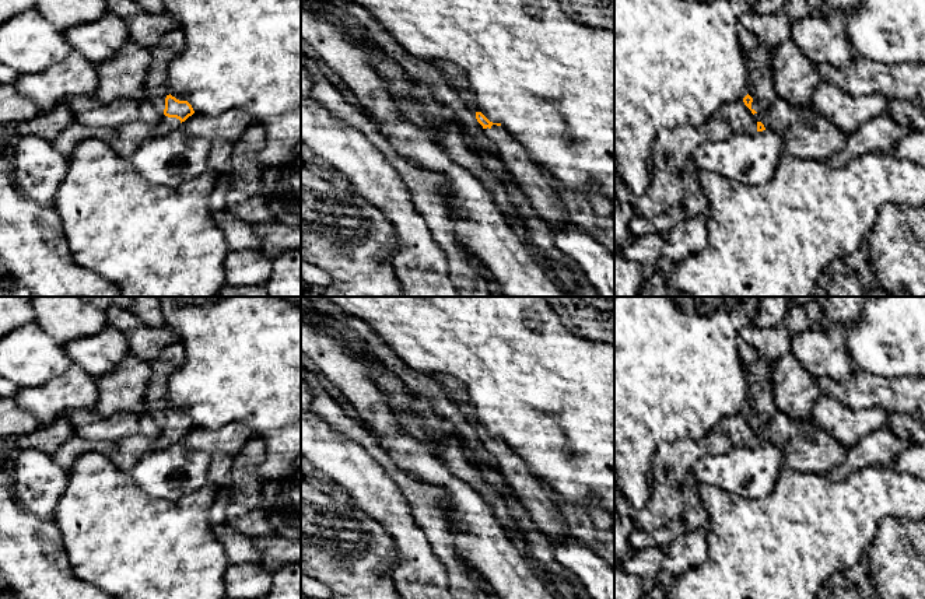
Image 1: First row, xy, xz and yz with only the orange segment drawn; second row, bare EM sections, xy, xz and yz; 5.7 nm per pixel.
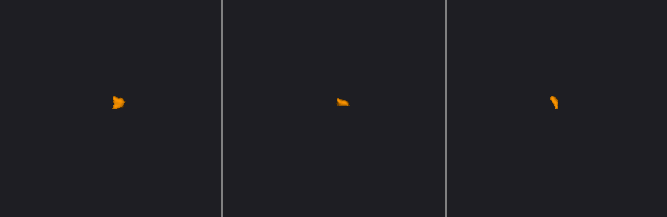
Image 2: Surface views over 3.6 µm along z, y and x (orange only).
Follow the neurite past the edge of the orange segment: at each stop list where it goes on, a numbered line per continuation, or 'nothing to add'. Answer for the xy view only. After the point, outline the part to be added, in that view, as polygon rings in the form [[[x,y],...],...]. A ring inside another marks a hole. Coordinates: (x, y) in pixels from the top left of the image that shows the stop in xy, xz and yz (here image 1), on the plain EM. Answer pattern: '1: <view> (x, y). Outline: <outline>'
1: xy (167, 438). Outline: [[[164,428],[162,434],[153,442],[153,446],[162,448],[181,441],[181,434]]]

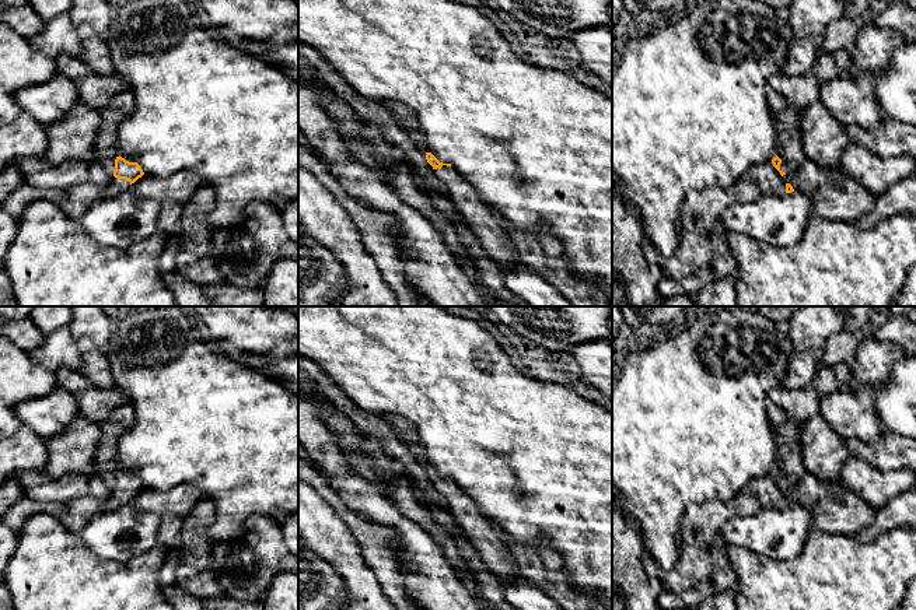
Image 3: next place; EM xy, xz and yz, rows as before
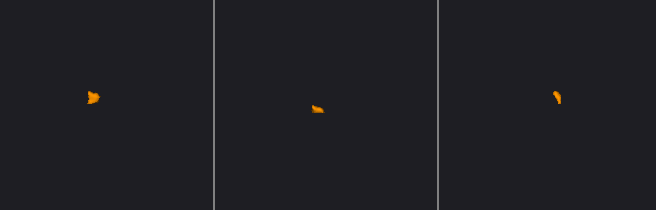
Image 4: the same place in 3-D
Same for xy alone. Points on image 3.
1: xy (116, 500). Outline: [[[113,490],[112,495],[102,504],[102,508],[112,509],[130,502],[130,495]]]

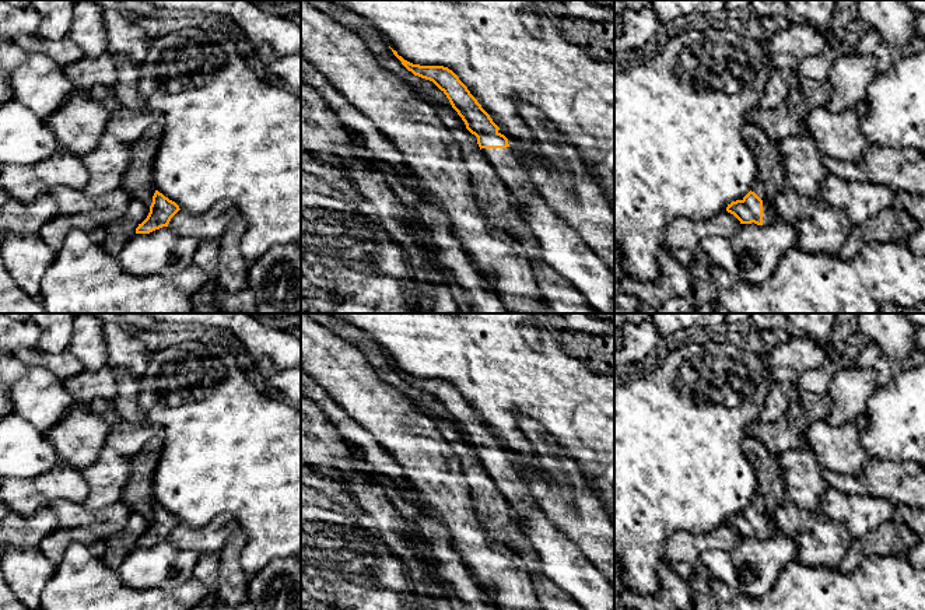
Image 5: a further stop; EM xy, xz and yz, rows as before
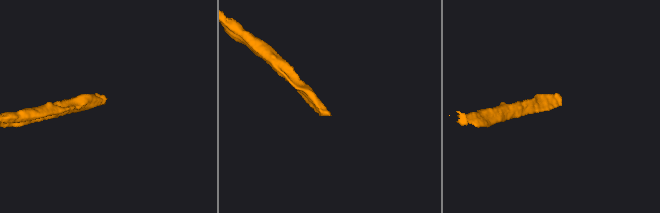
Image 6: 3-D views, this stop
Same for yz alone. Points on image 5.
1: yz (761, 502). Outline: [[[767,494],[756,495],[751,501],[751,505],[754,505],[763,513],[763,539],[778,534],[772,520],[771,504]]]

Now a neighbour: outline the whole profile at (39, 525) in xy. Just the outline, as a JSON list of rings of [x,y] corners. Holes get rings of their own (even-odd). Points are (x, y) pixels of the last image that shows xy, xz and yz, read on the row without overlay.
[[[45,506],[36,513],[25,518],[25,526],[21,530],[0,536],[0,547],[31,547],[38,546],[46,536],[60,529],[56,513]]]

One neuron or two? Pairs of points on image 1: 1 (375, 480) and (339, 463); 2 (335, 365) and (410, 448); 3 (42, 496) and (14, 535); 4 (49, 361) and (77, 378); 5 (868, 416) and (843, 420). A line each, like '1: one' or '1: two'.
1: one
2: one
3: two
4: two
5: one

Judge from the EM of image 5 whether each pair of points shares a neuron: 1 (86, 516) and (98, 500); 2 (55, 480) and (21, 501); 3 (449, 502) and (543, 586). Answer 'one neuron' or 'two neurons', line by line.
1: two neurons
2: one neuron
3: two neurons

